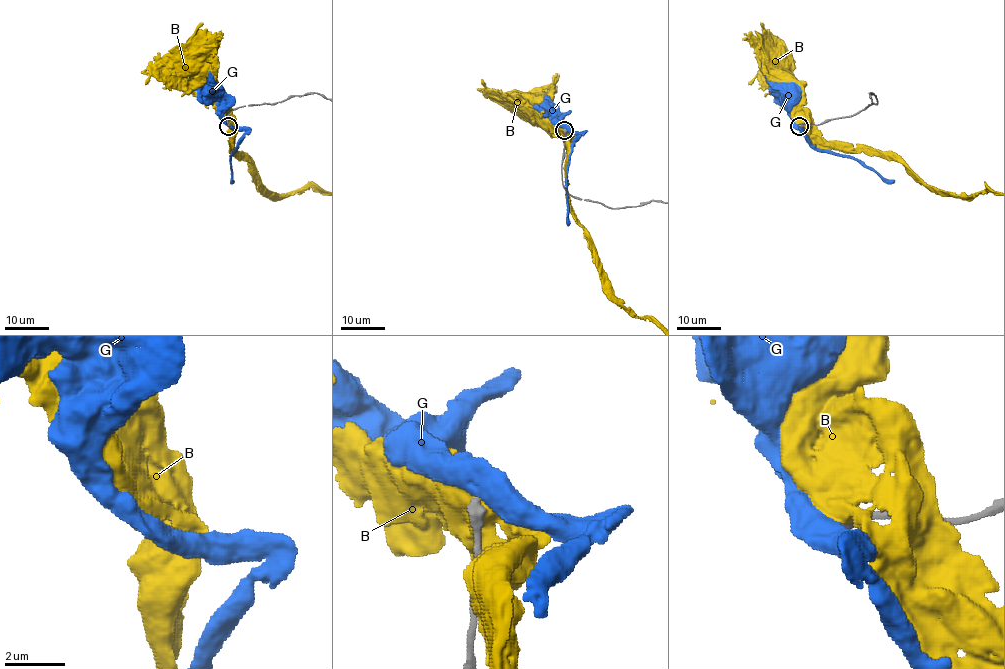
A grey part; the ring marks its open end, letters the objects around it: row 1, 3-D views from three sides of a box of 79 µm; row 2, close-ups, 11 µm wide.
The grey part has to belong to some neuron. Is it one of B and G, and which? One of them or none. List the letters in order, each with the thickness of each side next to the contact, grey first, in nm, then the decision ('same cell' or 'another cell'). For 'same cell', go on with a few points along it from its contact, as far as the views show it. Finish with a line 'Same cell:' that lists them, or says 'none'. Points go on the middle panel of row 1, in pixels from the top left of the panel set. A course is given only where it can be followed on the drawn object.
B: 400/850 nm | another cell
G: 380/800 nm | another cell
Same cell: none

